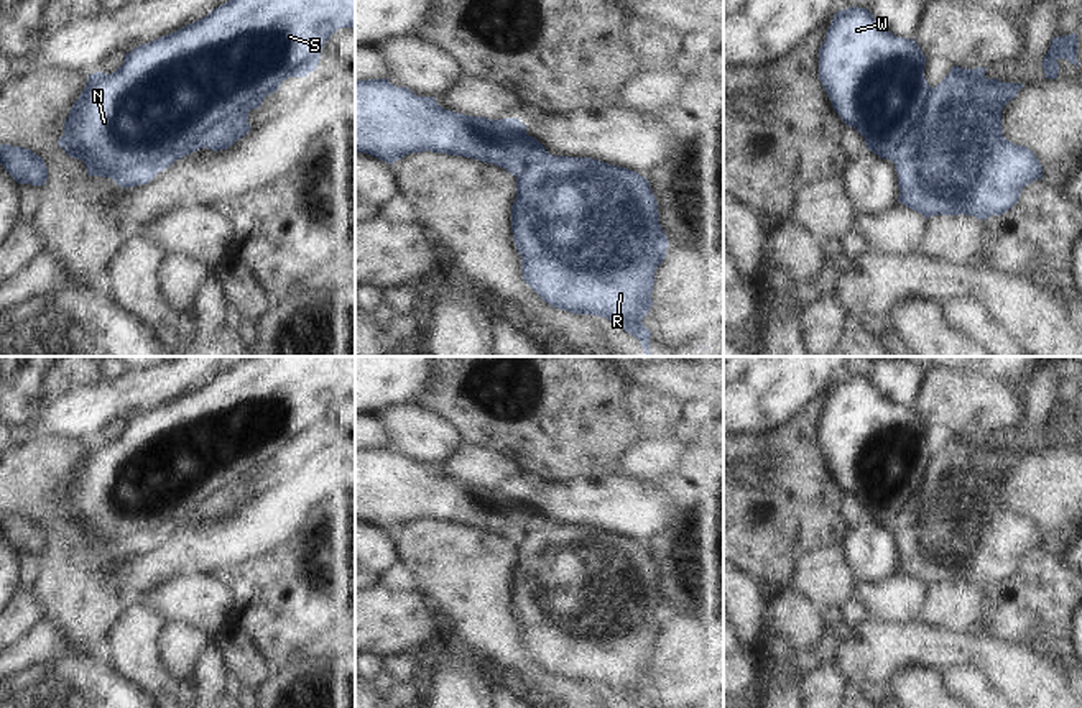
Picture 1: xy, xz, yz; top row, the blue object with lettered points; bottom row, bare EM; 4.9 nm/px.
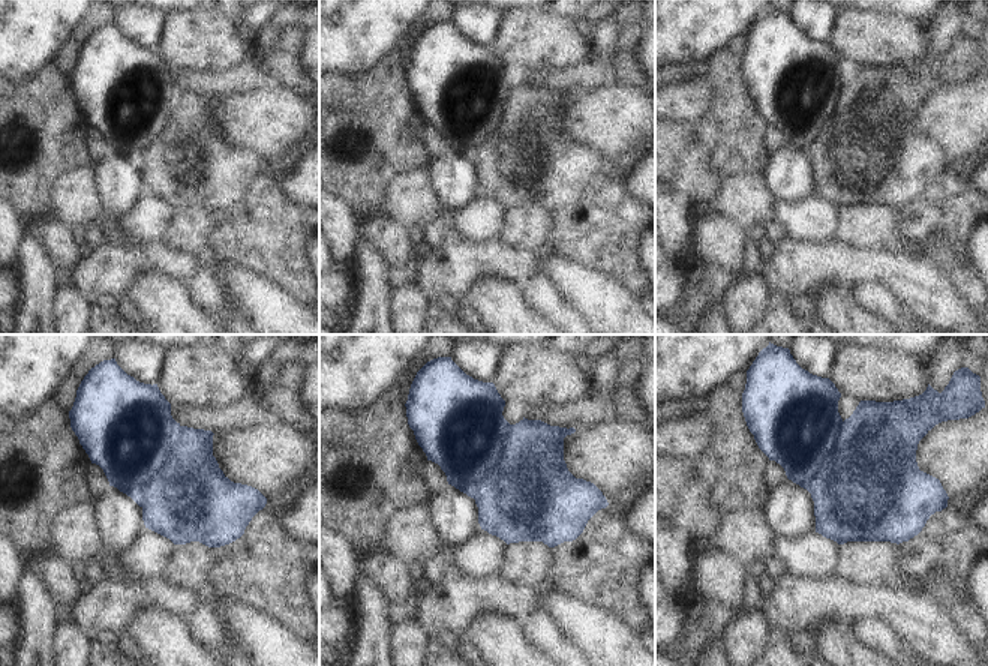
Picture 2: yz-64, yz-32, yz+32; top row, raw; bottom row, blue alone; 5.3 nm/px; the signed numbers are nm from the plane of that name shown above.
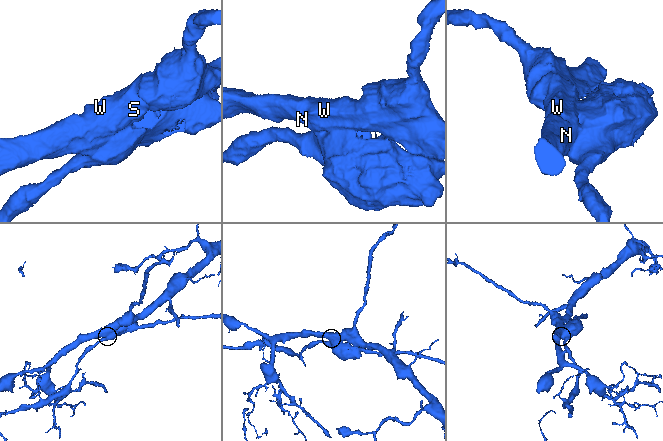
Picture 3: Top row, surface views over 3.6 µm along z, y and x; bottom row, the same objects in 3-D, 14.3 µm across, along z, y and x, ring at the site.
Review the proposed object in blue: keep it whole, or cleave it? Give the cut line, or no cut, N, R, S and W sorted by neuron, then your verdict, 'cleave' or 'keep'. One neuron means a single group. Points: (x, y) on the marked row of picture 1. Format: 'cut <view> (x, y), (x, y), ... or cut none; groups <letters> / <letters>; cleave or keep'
cut yz (931, 89), (920, 120), (888, 158); groups N S W / R; cleave

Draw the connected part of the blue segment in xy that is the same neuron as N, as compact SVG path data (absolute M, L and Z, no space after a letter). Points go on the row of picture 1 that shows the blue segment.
M229 0L207 16L127 53L115 72L89 74L58 145L81 159L89 176L112 177L122 189L148 184L178 158L191 154L220 122L247 107L261 107L288 77L306 77L317 69L326 41L339 28L354 26L355 0Z

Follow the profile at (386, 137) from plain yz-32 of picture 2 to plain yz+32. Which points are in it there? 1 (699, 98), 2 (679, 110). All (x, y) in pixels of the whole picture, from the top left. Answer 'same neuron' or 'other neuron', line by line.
1: other neuron
2: other neuron

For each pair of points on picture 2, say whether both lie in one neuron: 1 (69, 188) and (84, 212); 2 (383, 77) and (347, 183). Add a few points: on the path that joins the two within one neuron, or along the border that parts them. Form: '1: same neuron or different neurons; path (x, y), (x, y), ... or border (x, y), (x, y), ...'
1: same neuron; path (75, 194), (75, 198), (83, 206)
2: same neuron; path (377, 104), (375, 138), (372, 150), (366, 156)

